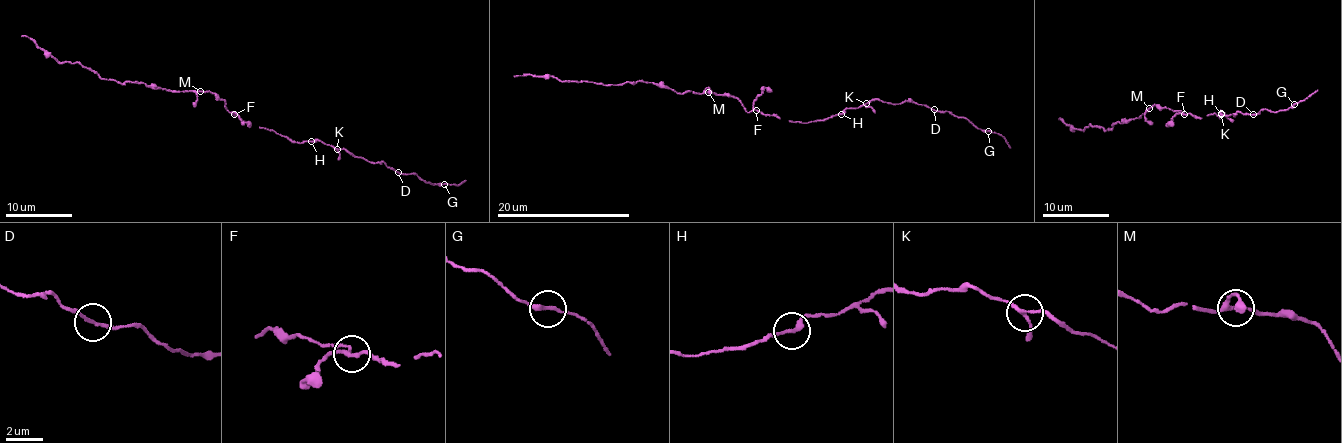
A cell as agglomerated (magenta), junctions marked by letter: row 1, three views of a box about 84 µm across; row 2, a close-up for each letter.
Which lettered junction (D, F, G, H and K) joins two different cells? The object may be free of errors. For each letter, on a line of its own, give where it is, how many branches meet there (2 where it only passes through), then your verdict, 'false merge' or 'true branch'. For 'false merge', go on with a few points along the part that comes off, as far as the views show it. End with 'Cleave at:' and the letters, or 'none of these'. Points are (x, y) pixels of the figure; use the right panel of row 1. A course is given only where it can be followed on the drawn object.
D: at (1253, 114); 2 branches meet; true branch
F: at (1184, 114); 3 branches meet; true branch
G: at (1294, 104); 2 branches meet; true branch
H: at (1221, 113); 2 branches meet; true branch
K: at (1221, 114); 3 branches meet; true branch
Cleave at: none of these

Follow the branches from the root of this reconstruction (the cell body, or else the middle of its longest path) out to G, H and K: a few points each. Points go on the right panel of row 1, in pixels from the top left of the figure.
G: (1194, 117), (1215, 113), (1220, 118), (1219, 110), (1228, 117), (1239, 111), (1276, 112), (1294, 104)
H: (1194, 117), (1202, 118), (1215, 113), (1220, 118), (1221, 113)
K: (1194, 117), (1202, 118), (1215, 113), (1220, 118), (1219, 110), (1222, 112), (1221, 114)

